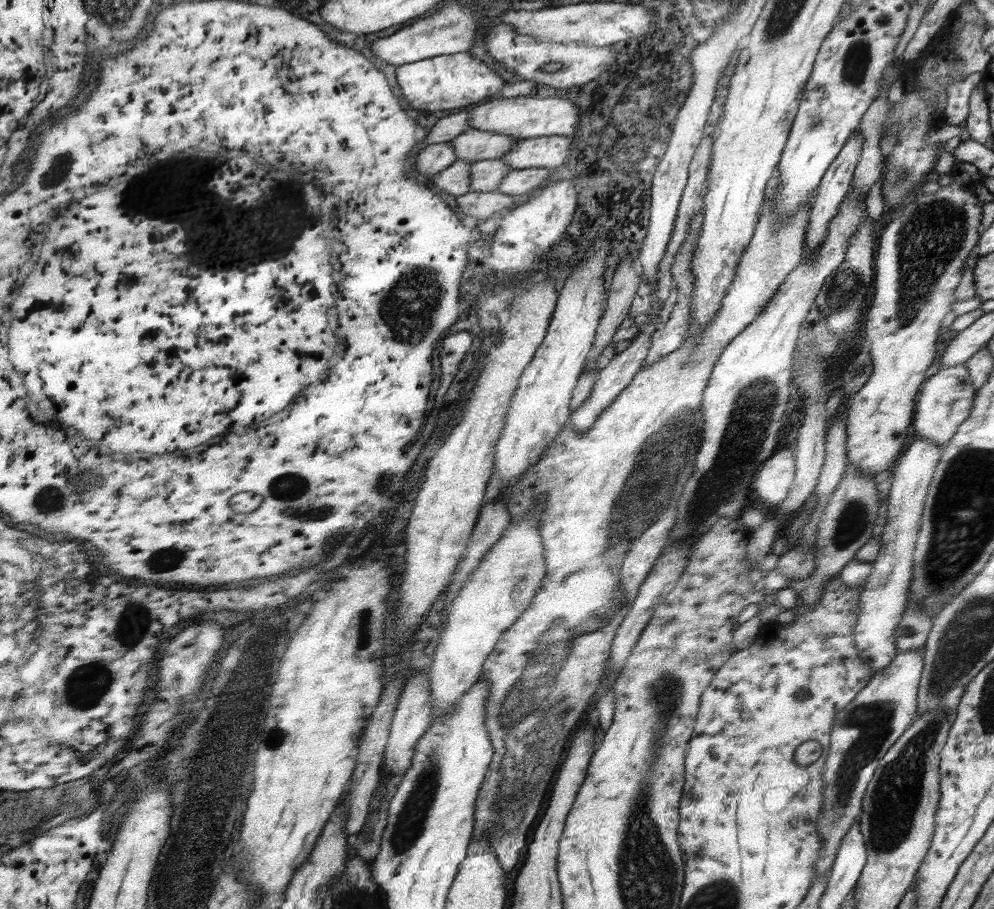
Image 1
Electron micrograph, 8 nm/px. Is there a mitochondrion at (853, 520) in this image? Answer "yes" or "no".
yes

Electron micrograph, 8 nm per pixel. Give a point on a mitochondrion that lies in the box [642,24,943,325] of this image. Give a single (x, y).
(857, 57)

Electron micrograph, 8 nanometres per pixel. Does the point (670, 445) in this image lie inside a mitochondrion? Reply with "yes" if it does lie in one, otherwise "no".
yes

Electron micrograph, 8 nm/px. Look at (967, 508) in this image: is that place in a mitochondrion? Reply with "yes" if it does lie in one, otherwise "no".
yes

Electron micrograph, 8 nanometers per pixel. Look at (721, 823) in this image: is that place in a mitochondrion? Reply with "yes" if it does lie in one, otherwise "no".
no

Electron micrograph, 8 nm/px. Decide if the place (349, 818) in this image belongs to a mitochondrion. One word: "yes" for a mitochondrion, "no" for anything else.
no

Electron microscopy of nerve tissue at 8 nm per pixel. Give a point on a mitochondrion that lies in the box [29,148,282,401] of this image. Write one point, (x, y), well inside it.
(52, 178)

